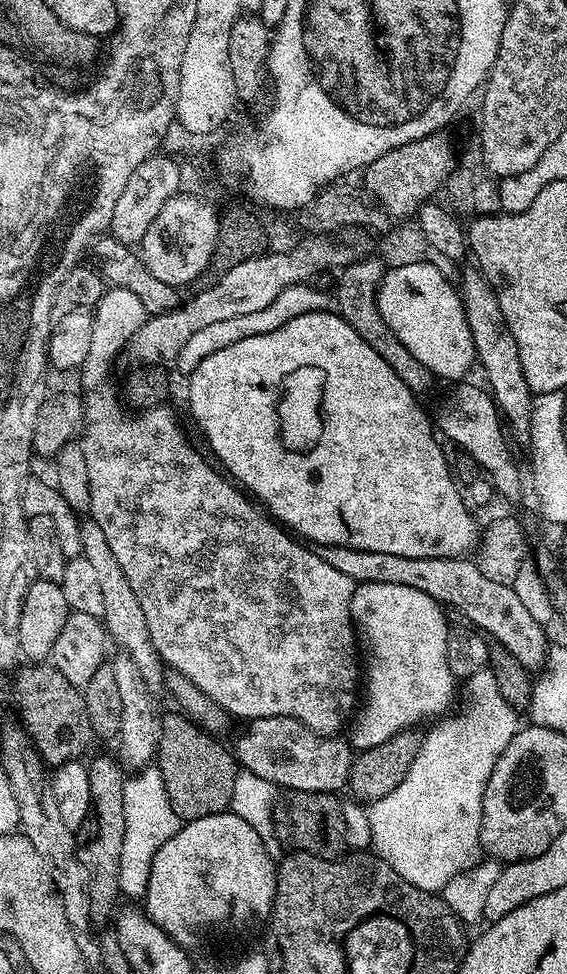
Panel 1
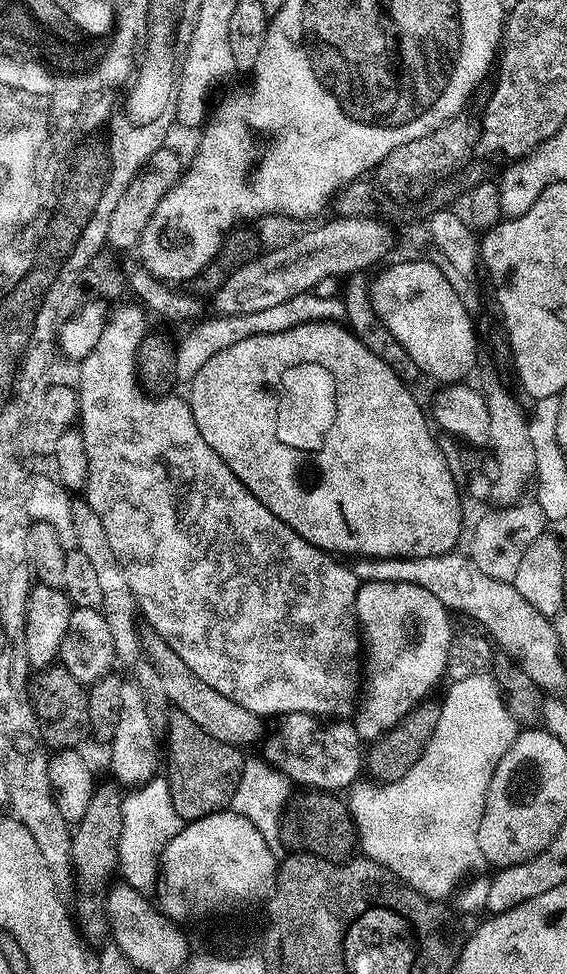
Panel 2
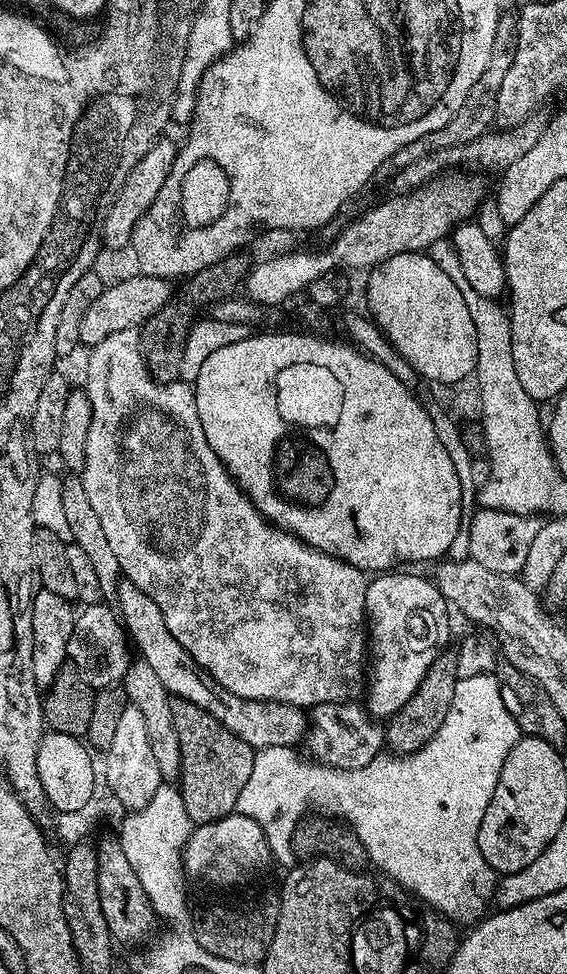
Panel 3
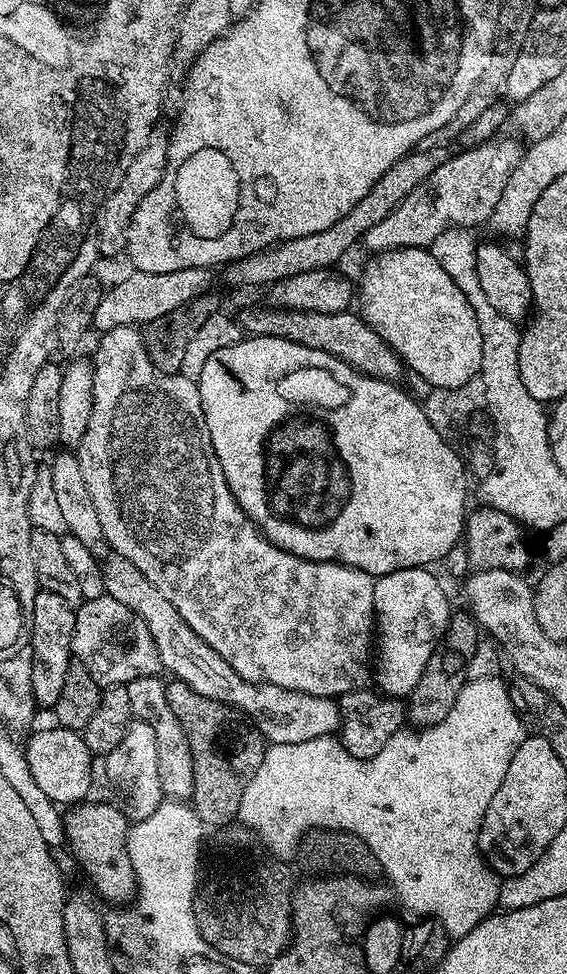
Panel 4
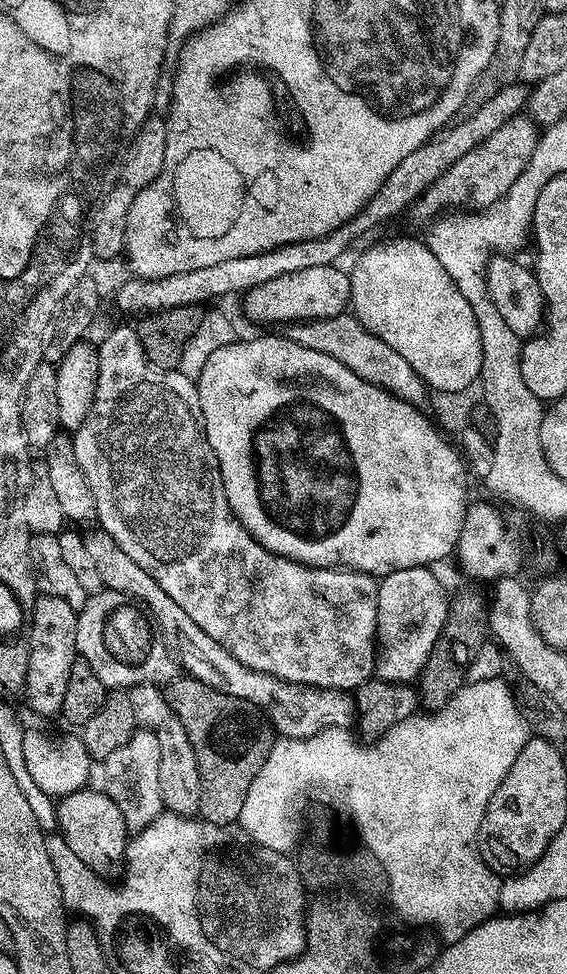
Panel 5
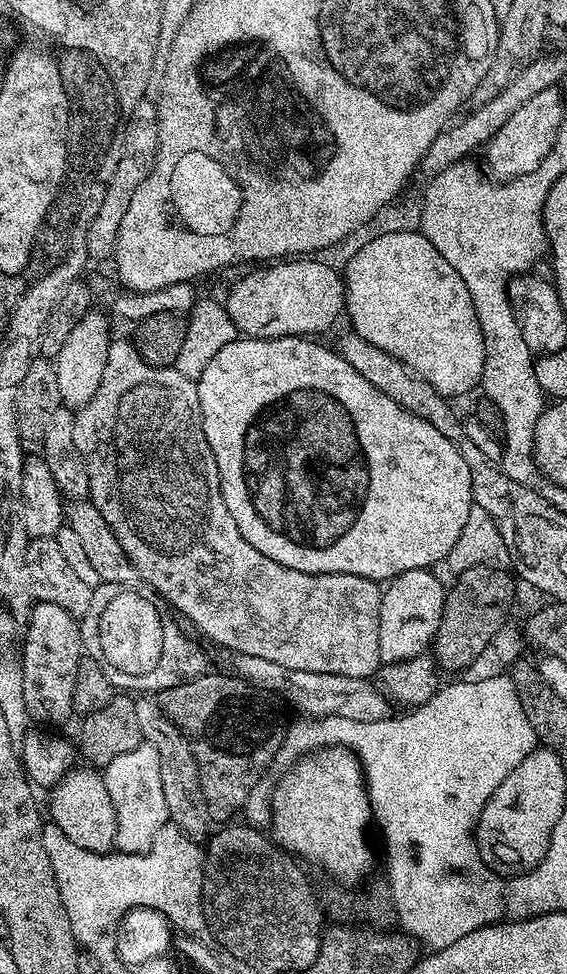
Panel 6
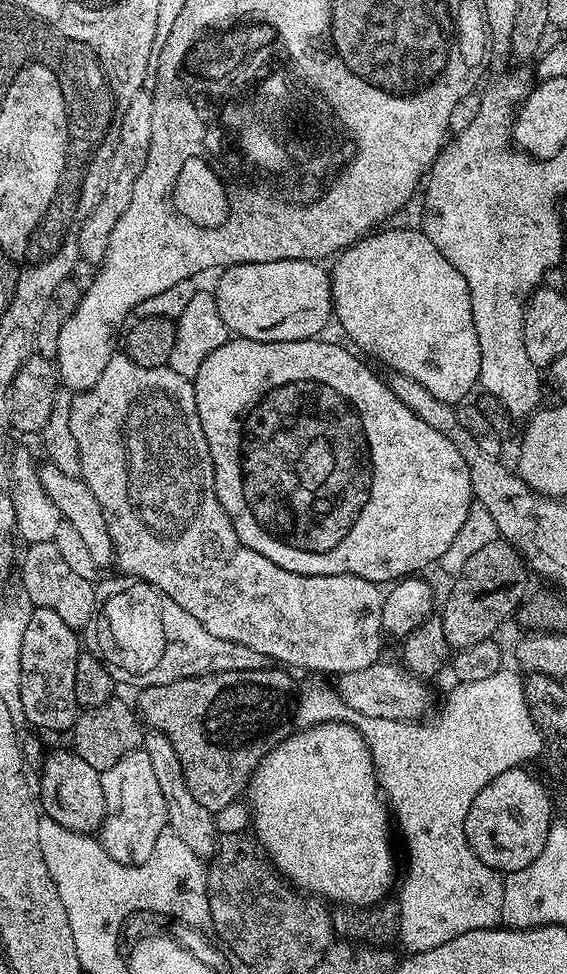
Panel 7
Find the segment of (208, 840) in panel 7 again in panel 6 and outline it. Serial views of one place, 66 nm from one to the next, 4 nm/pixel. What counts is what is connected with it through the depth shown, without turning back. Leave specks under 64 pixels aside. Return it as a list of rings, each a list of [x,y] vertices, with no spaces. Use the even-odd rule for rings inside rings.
[[[137,699],[134,714],[138,714],[138,726],[143,743],[154,746],[154,751],[158,754],[158,771],[162,774],[162,794],[166,798],[169,821],[175,824],[185,837],[200,835],[203,837],[209,831],[210,817],[208,809],[204,807],[200,775],[194,762],[194,754],[186,738],[178,730],[178,726],[174,726],[174,722],[166,718],[166,714],[155,699]]]

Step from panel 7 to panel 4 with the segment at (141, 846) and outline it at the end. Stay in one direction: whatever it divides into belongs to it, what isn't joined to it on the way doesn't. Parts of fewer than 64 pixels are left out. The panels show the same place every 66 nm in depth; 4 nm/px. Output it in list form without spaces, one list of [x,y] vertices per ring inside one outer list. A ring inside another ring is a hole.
[[[133,719],[122,742],[118,742],[118,746],[114,746],[114,750],[103,757],[102,764],[113,790],[116,791],[118,807],[129,821],[150,818],[150,814],[154,814],[154,810],[165,803],[166,797],[158,782],[158,749],[154,743],[154,730],[146,726],[146,722]]]

